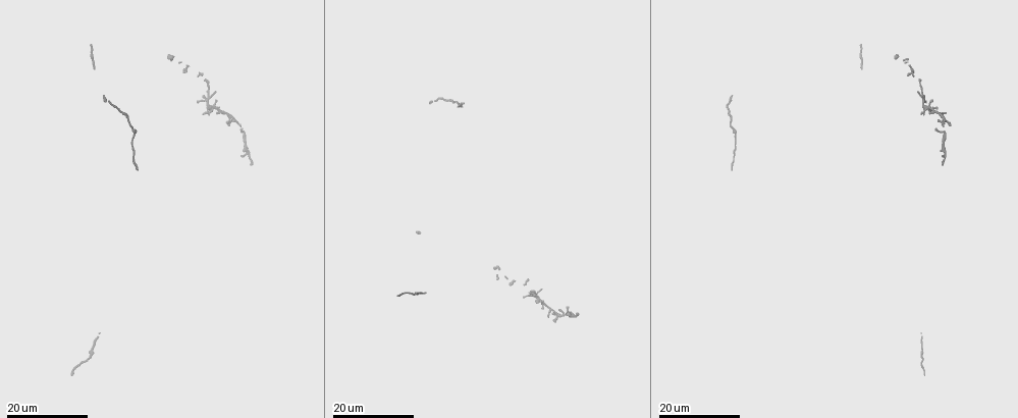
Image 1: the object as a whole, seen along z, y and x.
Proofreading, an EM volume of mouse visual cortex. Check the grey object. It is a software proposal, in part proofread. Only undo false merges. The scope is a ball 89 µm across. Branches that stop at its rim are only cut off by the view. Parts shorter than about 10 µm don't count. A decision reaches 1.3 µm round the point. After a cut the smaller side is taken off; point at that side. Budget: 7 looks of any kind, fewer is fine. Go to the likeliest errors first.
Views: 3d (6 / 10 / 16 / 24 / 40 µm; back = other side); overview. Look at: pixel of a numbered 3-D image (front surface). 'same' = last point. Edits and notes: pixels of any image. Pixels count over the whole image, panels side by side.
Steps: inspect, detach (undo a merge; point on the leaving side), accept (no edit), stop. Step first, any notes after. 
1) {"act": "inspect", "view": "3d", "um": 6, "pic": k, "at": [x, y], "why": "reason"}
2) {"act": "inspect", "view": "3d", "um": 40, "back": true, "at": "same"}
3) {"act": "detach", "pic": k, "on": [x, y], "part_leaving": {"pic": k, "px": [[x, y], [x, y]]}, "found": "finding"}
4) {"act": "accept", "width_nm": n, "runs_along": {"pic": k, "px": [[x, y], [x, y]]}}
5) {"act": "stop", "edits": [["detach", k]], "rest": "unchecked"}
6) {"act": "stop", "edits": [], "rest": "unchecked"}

{"act": "inspect", "view": "3d", "um": 24, "pic": 1, "at": [93, 347], "why": "thick turns thin"}

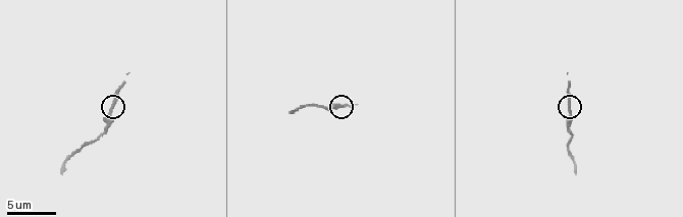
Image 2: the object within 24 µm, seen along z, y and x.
{"act": "inspect", "view": "3d", "um": 6, "pic": 2, "at": [109, 109], "why": "closer look"}

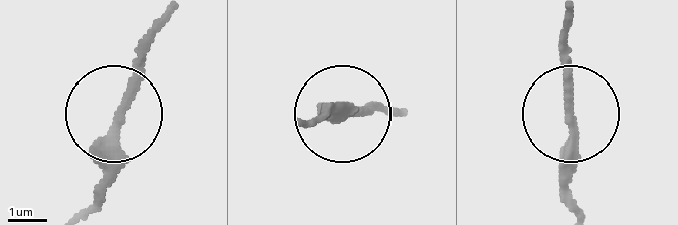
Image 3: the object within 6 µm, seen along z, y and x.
{"act": "accept", "found": "one neuron here"}

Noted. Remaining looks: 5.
{"act": "inspect", "view": "3d", "um": 16, "pic": 1, "at": [458, 101], "why": "sudden change in width"}

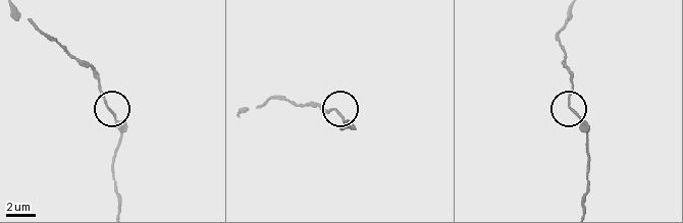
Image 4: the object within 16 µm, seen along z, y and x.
{"act": "inspect", "view": "3d", "um": 10, "pic": 4, "at": [339, 113]}

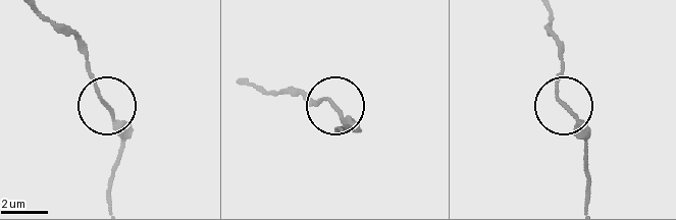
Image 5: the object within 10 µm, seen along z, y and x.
{"act": "accept", "width_nm": 130, "found": "continuous, no second neuron"}

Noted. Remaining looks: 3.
{"act": "inspect", "view": "3d", "um": 16, "pic": 1, "at": [94, 63], "why": "a narrow waist"}

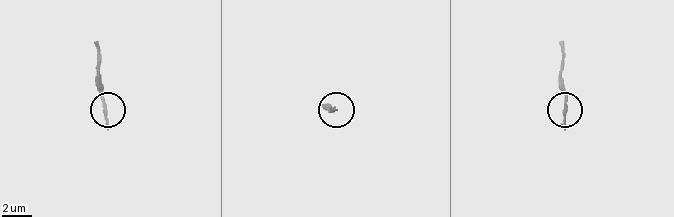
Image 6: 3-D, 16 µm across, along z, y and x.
{"act": "inspect", "view": "3d", "um": 6, "pic": 6, "at": [563, 116]}

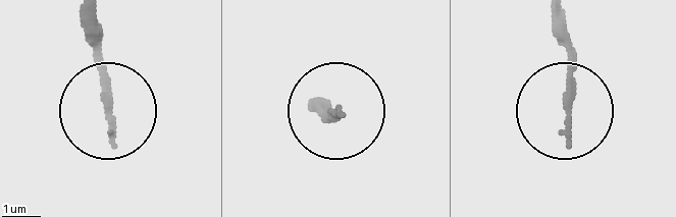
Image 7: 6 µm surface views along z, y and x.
{"act": "accept", "width_nm": 220, "found": "continuous, no second neuron"}

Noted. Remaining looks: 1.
{"act": "stop", "edits": [], "rest": "unchecked"}

